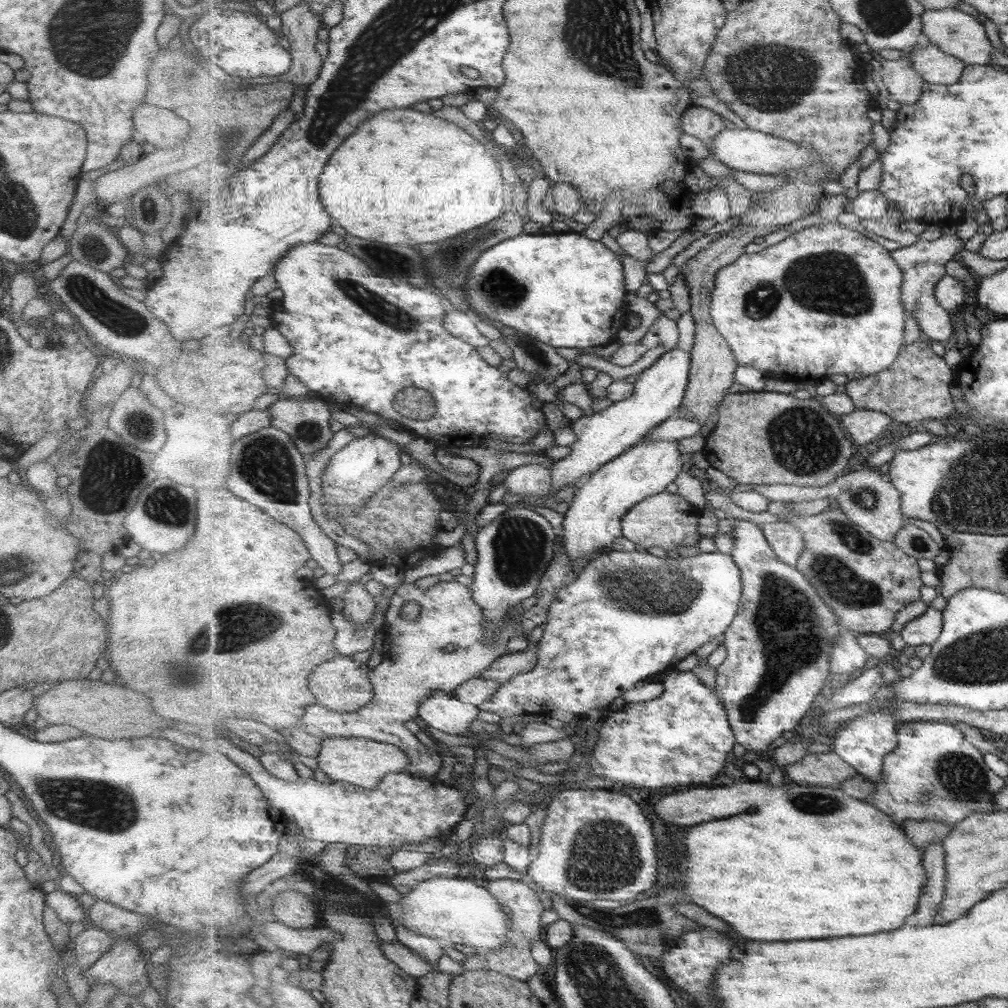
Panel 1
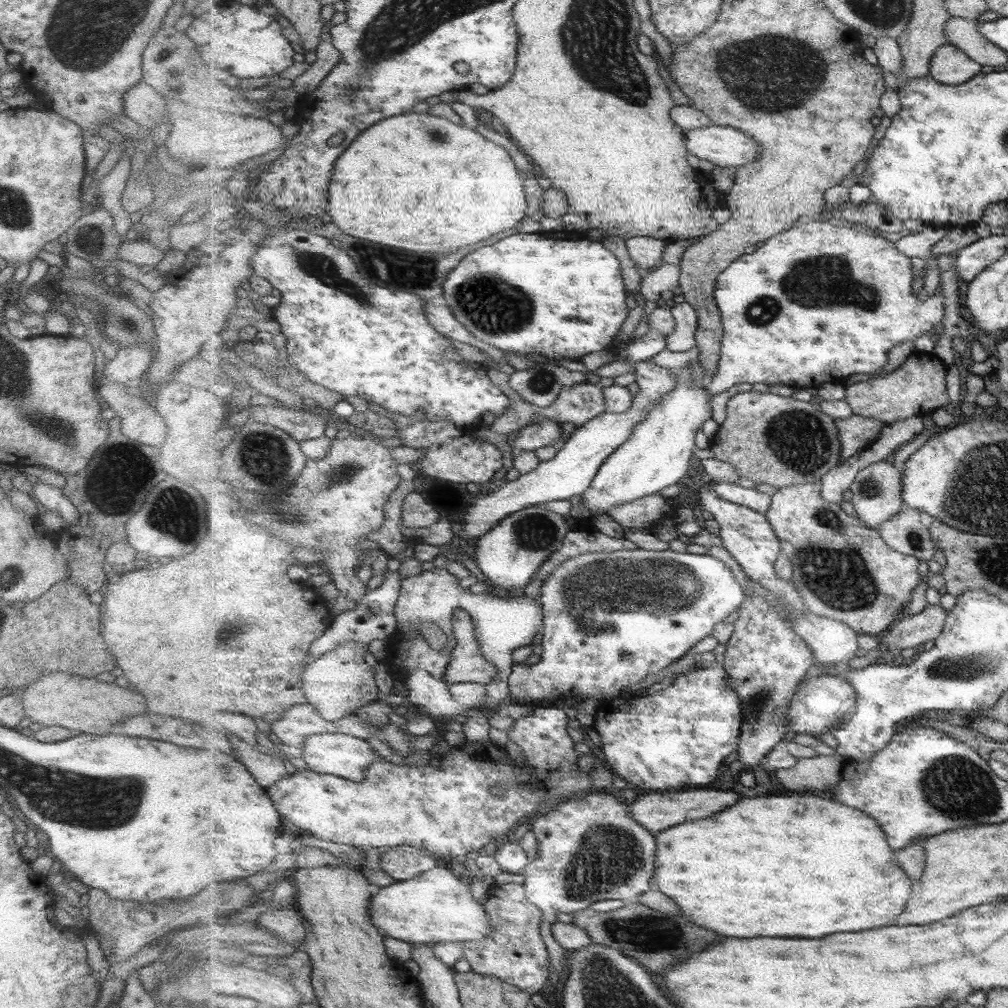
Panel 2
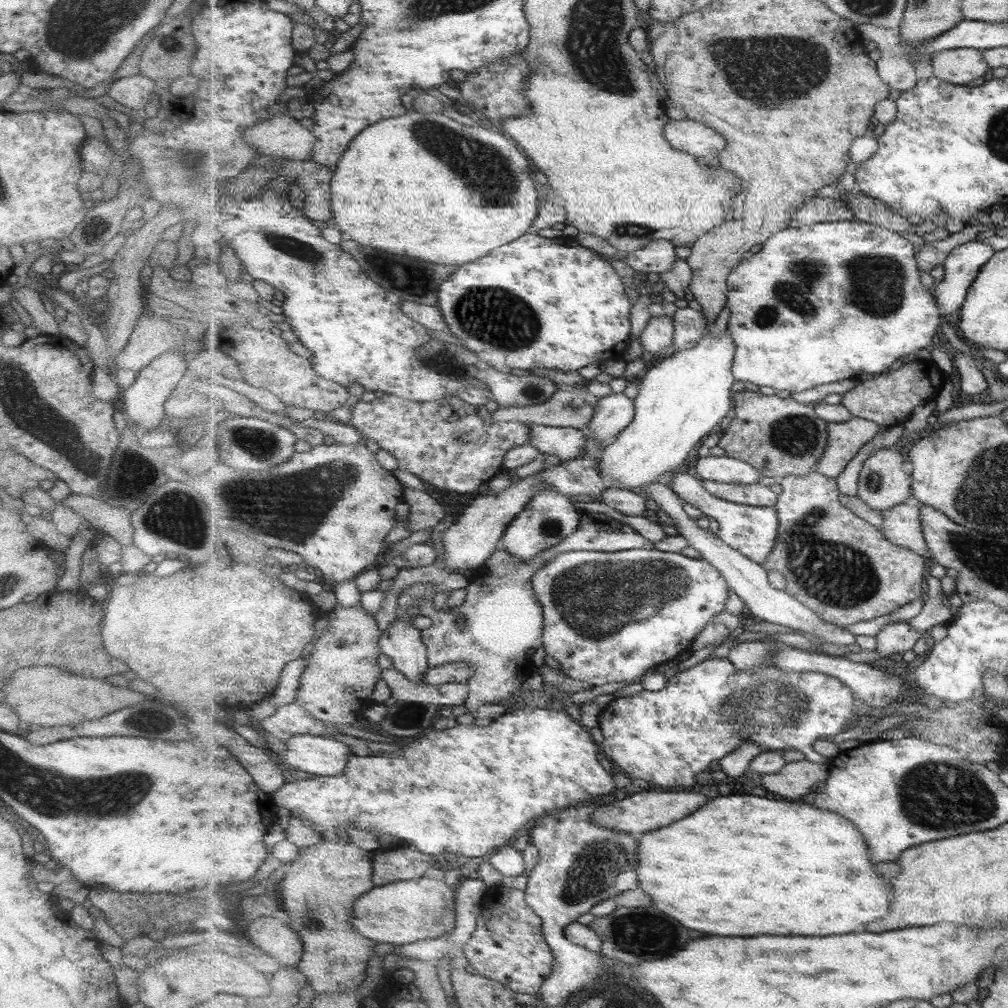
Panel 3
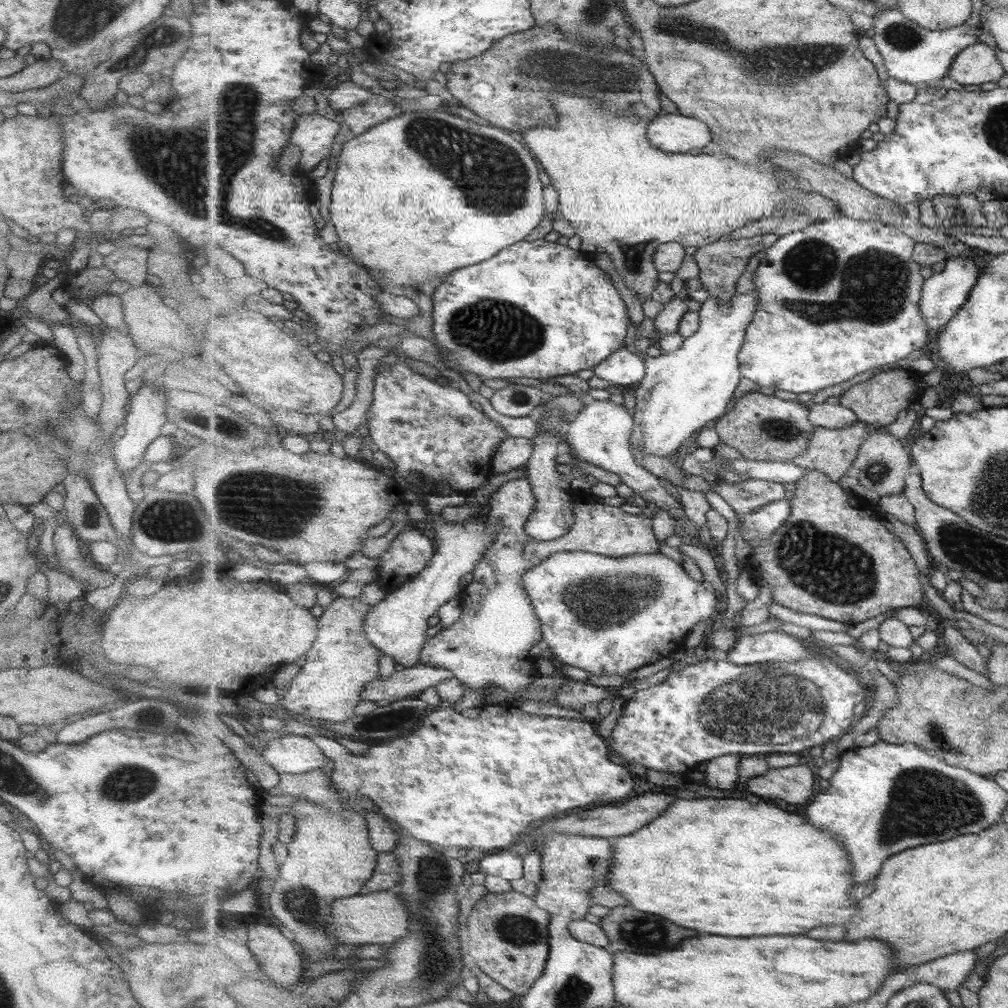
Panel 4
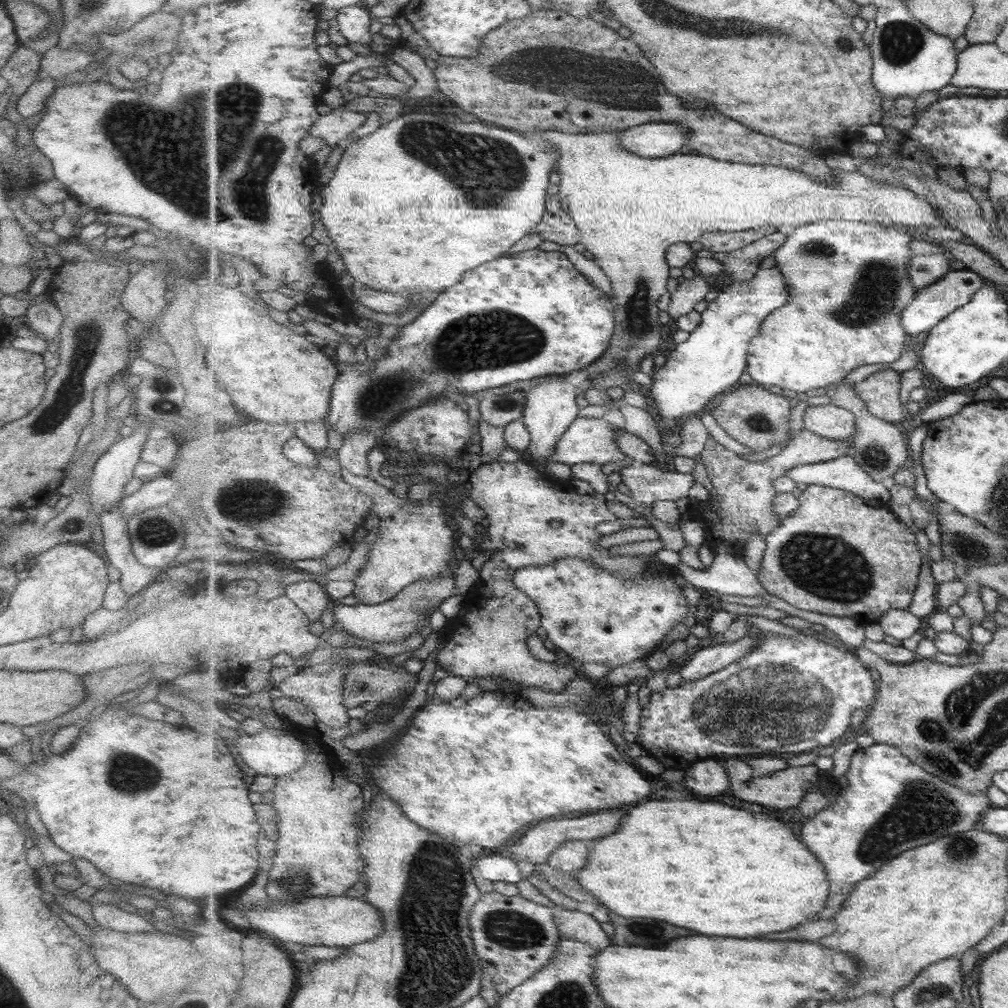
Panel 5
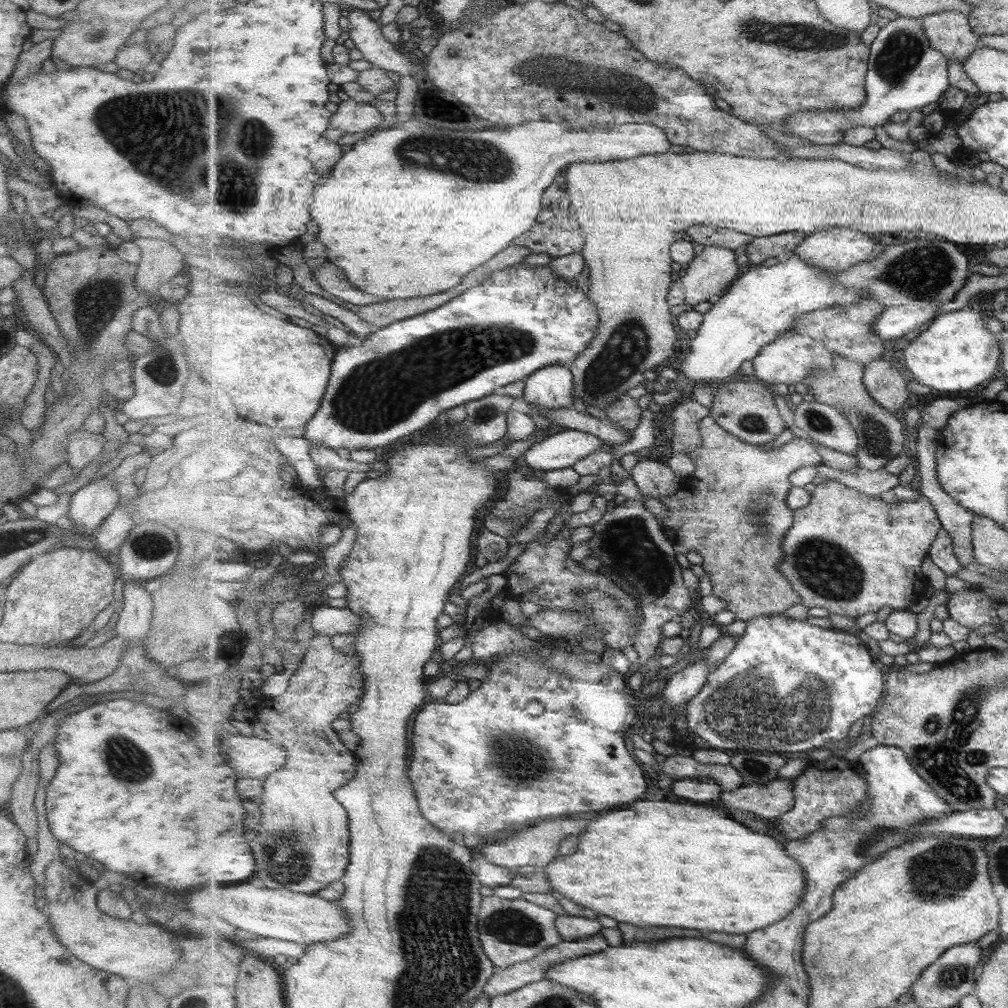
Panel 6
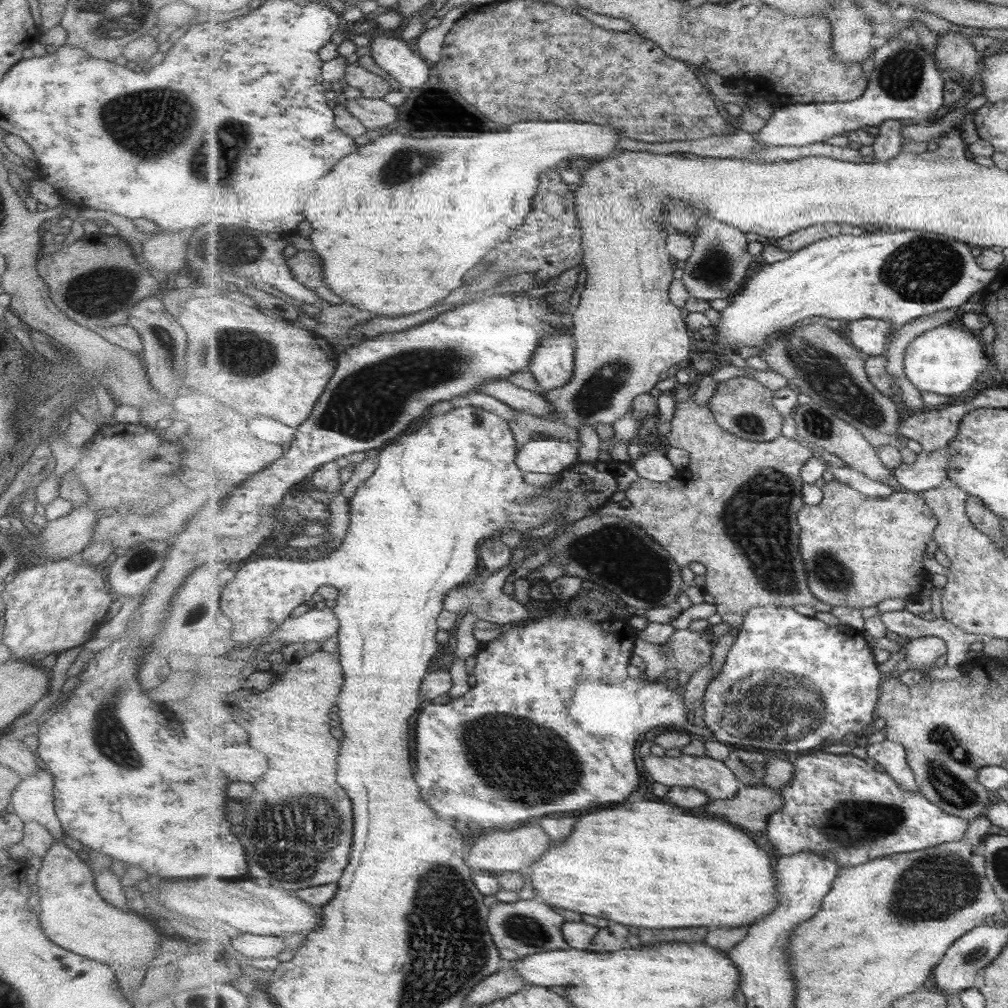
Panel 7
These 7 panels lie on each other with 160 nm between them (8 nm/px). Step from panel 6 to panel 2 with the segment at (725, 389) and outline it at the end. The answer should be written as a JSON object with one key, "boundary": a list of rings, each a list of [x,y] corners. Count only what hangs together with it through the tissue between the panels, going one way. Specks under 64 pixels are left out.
{"boundary":[[[740,392],[726,402],[726,419],[709,440],[714,457],[731,464],[741,478],[756,484],[770,484],[777,489],[794,484],[821,483],[830,470],[842,463],[842,438],[836,419],[827,415],[821,406],[771,392]]]}

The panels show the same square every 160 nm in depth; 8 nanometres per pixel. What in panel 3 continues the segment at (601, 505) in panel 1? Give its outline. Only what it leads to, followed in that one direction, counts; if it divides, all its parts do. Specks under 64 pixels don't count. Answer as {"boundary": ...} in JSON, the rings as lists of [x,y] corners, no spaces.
{"boundary":[[[707,321],[707,331],[705,331],[705,336],[697,343],[697,347],[691,348],[691,350],[677,351],[672,357],[658,360],[655,366],[649,368],[645,376],[640,380],[640,393],[639,396],[634,400],[636,404],[636,415],[635,420],[621,432],[619,436],[615,438],[610,445],[607,445],[601,450],[600,457],[600,470],[602,470],[602,476],[609,478],[611,481],[615,482],[616,488],[629,489],[629,488],[644,488],[644,486],[649,486],[650,484],[655,484],[656,482],[662,482],[666,480],[666,477],[671,476],[676,471],[681,470],[681,466],[684,466],[685,460],[689,458],[691,450],[701,442],[701,438],[707,438],[711,433],[714,433],[716,429],[719,429],[723,418],[731,412],[733,407],[733,402],[731,402],[731,386],[735,384],[734,375],[734,361],[737,354],[737,345],[735,345],[735,339],[733,337],[733,331],[729,331],[729,328],[725,330],[719,337],[711,337],[709,335],[708,327],[710,327],[709,321]]]}

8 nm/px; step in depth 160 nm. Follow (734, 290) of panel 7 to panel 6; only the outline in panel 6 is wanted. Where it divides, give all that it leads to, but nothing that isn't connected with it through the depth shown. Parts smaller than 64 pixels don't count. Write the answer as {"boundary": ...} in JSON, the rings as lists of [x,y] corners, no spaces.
{"boundary":[[[707,245],[700,248],[681,279],[685,287],[685,305],[691,307],[708,301],[711,296],[721,296],[737,280],[739,266],[732,248]]]}

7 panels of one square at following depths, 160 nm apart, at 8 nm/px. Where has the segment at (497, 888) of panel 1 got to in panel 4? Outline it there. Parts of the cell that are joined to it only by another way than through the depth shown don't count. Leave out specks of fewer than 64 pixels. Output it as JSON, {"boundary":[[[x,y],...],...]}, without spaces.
{"boundary":[[[513,889],[497,894],[488,892],[474,904],[469,916],[470,961],[474,961],[487,976],[514,994],[529,994],[547,968],[550,920],[551,915],[526,894]]]}

